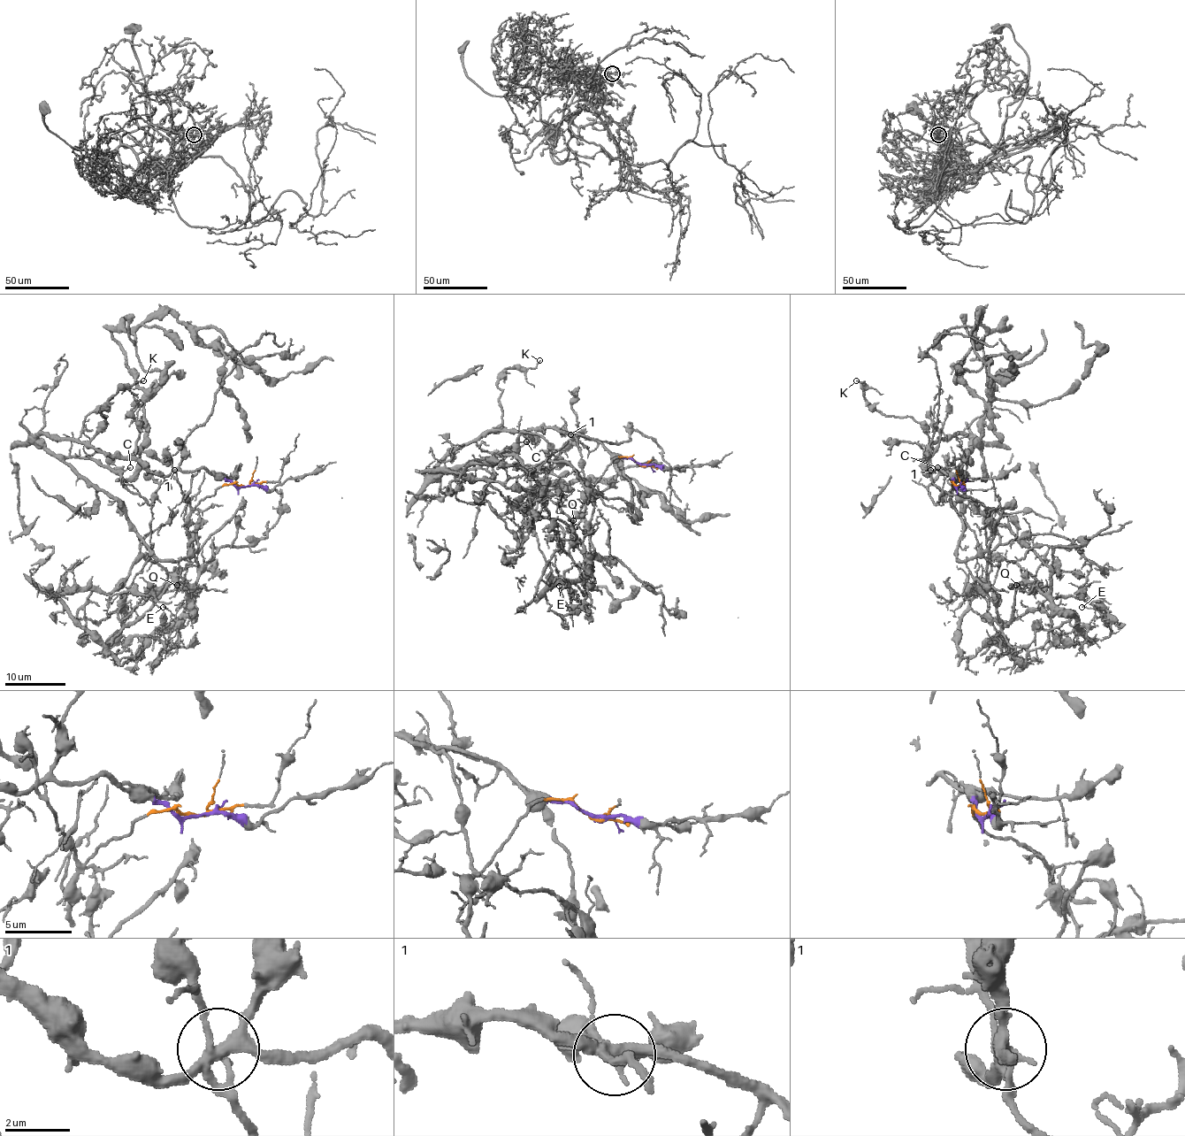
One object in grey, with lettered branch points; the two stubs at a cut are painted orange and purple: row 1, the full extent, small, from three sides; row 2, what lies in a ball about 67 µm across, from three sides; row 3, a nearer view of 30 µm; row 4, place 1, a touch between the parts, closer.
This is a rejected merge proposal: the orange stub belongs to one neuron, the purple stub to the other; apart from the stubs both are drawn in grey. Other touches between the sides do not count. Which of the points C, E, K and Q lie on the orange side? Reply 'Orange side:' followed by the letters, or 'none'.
Orange side: E, Q

